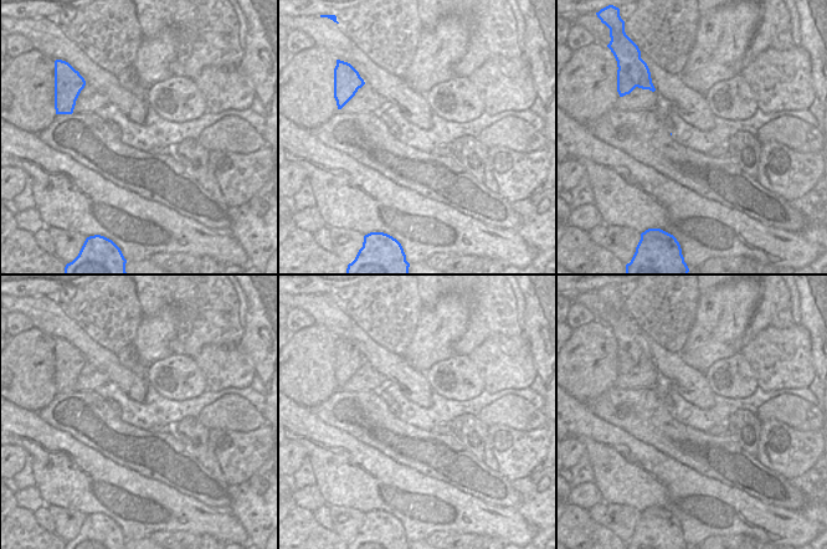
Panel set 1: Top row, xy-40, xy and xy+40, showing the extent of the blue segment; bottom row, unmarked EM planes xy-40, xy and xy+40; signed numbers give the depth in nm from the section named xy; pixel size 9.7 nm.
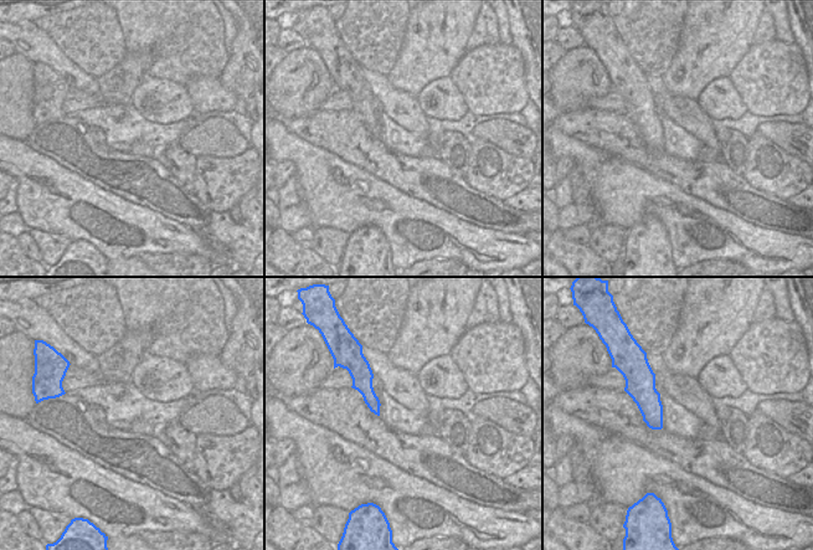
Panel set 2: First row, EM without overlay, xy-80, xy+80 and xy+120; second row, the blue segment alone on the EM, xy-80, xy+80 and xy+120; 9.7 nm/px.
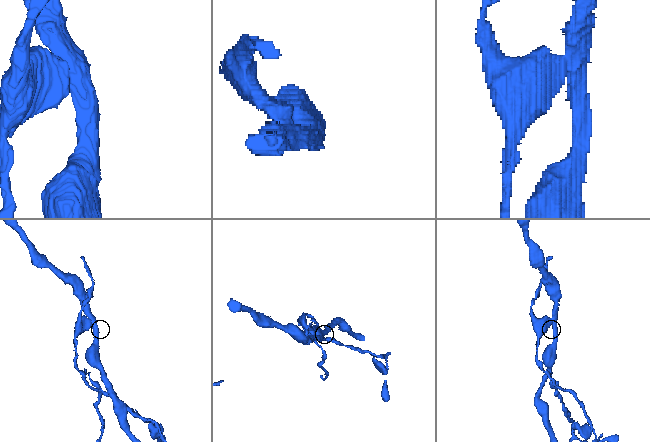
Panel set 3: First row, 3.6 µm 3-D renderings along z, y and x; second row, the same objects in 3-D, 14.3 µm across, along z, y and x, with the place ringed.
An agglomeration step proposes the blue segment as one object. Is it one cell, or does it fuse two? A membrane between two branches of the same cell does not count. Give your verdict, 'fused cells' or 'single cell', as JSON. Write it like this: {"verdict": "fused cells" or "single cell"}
{"verdict": "fused cells"}

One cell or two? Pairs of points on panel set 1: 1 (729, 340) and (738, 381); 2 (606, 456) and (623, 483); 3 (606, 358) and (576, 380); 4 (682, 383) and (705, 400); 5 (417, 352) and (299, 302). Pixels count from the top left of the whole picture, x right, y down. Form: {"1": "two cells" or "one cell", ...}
{"1": "two cells", "2": "one cell", "3": "one cell", "4": "one cell", "5": "two cells"}

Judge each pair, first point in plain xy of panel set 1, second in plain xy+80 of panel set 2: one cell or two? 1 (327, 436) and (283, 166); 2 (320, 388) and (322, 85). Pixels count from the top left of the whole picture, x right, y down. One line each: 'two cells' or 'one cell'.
1: two cells
2: one cell

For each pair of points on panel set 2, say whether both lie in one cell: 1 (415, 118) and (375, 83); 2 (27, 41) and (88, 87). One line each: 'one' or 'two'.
1: one
2: one

